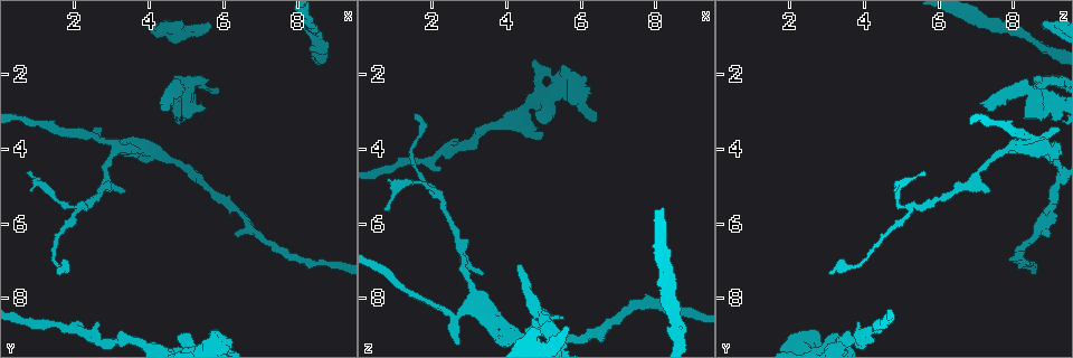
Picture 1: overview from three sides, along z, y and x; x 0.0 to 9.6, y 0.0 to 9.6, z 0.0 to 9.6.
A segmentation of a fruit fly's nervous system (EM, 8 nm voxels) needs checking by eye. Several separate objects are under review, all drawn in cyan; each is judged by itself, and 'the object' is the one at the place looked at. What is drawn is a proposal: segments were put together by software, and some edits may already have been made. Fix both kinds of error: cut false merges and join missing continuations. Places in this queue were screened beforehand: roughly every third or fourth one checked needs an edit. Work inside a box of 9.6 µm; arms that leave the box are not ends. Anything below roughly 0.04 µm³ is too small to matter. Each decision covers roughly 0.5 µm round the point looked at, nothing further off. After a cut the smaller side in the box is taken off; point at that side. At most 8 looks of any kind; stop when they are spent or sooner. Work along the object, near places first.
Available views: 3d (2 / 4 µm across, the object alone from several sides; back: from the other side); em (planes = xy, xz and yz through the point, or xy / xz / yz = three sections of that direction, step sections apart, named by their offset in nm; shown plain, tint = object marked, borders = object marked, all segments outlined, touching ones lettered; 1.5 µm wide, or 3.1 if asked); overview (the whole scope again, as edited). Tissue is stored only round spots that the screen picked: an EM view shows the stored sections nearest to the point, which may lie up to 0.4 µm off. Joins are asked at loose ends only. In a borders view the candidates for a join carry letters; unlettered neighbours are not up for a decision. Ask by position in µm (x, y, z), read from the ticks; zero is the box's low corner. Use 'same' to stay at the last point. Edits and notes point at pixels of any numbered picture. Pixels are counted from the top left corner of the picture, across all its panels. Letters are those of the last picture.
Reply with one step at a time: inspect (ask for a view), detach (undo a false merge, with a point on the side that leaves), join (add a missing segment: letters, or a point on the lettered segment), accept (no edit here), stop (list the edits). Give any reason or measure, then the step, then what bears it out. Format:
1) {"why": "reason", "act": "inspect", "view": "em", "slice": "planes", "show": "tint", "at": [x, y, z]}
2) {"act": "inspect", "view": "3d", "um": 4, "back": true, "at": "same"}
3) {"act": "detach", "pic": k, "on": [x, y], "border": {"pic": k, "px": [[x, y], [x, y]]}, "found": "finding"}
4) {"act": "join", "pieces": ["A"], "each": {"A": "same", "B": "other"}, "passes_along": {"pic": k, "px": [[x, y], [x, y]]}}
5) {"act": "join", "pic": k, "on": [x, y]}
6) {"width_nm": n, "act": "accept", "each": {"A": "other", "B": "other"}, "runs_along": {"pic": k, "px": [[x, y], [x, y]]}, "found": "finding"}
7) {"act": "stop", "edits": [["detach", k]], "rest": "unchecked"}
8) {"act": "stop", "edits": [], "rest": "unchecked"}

{"why": "branch stops here", "act": "inspect", "view": "em", "slice": "xz", "step": 8, "show": "borders", "at": [4.30, 2.75, 7.15]}

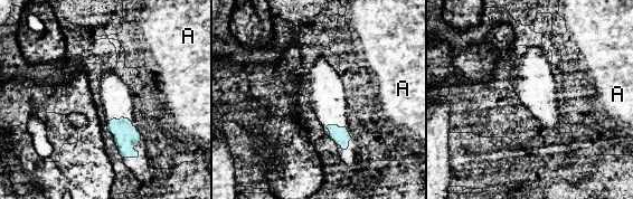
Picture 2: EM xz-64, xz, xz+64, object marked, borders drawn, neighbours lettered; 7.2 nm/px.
{"why": "another direction", "act": "inspect", "view": "em", "slice": "planes", "show": "borders", "at": "same"}

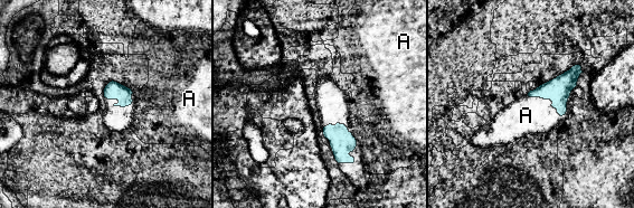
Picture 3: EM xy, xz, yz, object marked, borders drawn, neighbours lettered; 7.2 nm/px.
{"width_nm": 150, "act": "accept", "each": {"A": "other"}, "border": {"pic": 3, "px": [[322, 128], [347, 128], [352, 163]]}, "found": "none of them fits"}

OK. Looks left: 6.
{"why": "thin end", "act": "inspect", "view": "3d", "um": 4, "at": [3.45, 5.15, 7.30]}

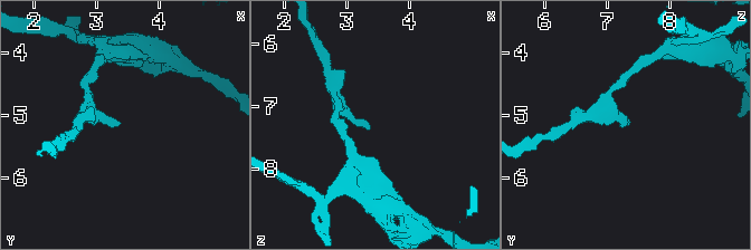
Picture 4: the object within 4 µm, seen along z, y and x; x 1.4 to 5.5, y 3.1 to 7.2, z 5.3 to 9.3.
{"why": "need the tissue", "act": "inspect", "view": "em", "slice": "planes", "show": "borders", "at": [3.35, 5.10, 7.30]}

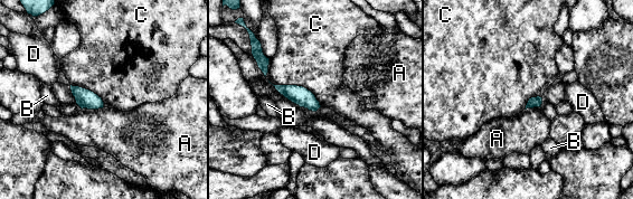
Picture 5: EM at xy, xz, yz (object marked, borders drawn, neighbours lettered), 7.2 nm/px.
{"act": "accept", "each": {"A": "other", "B": "other", "C": "other", "D": "other"}, "found": "none of them fits"}

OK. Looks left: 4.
{"why": "an open end", "act": "inspect", "view": "em", "slice": "planes", "show": "borders", "at": [6.35, 6.20, 9.00]}

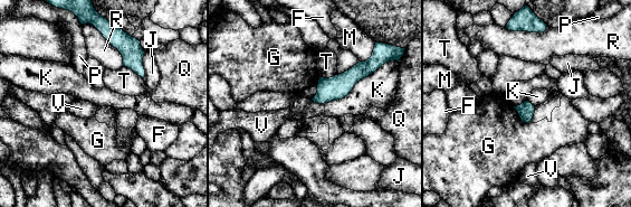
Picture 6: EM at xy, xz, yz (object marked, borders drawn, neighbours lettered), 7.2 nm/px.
{"act": "accept", "each": {"F": "other", "G": "other", "J": "other", "K": "other", "M": "other", "P": "other", "Q": "other", "R": "other", "T": "other", "V": "other"}, "border": {"pic": 6, "px": [[381, 65], [341, 99], [311, 100]]}, "found": "none of them fits"}

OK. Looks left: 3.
{"act": "stop", "edits": [], "rest": "unchecked"}

